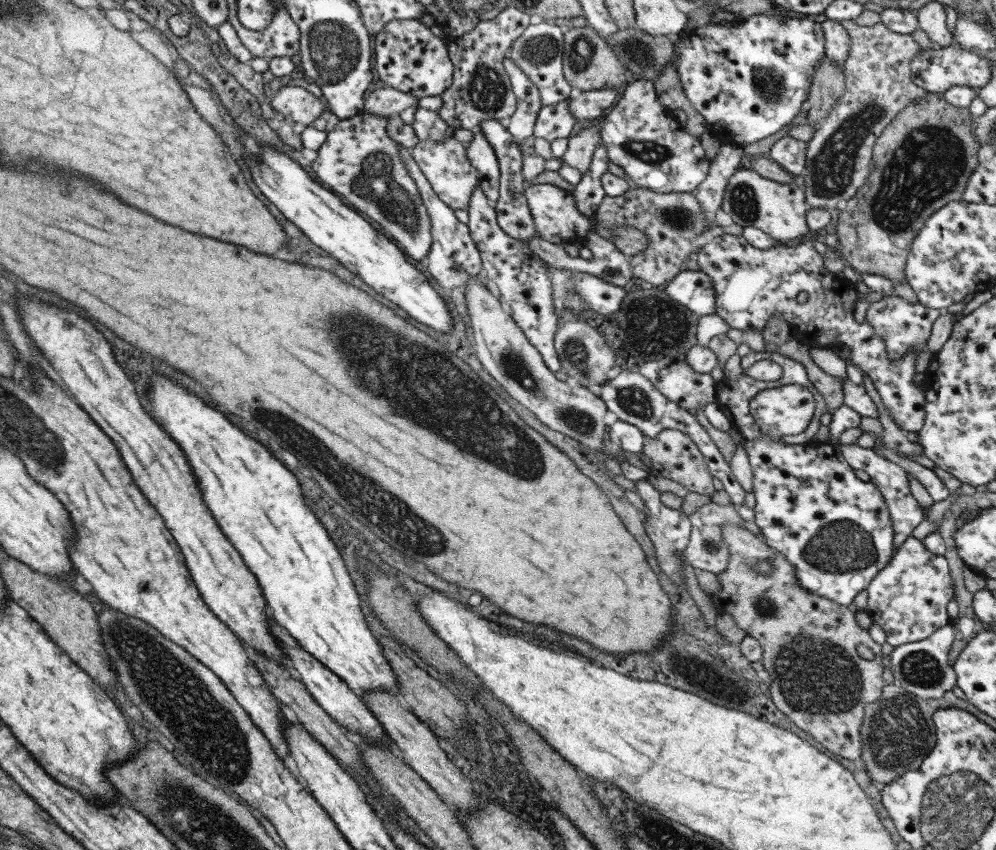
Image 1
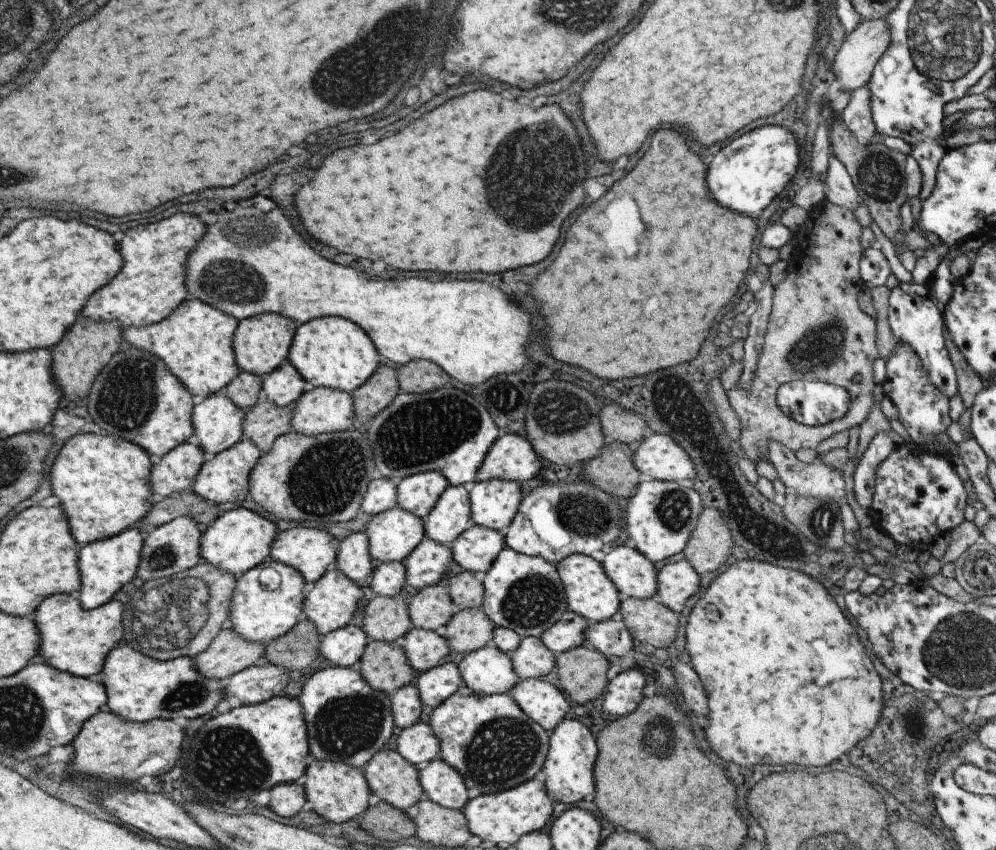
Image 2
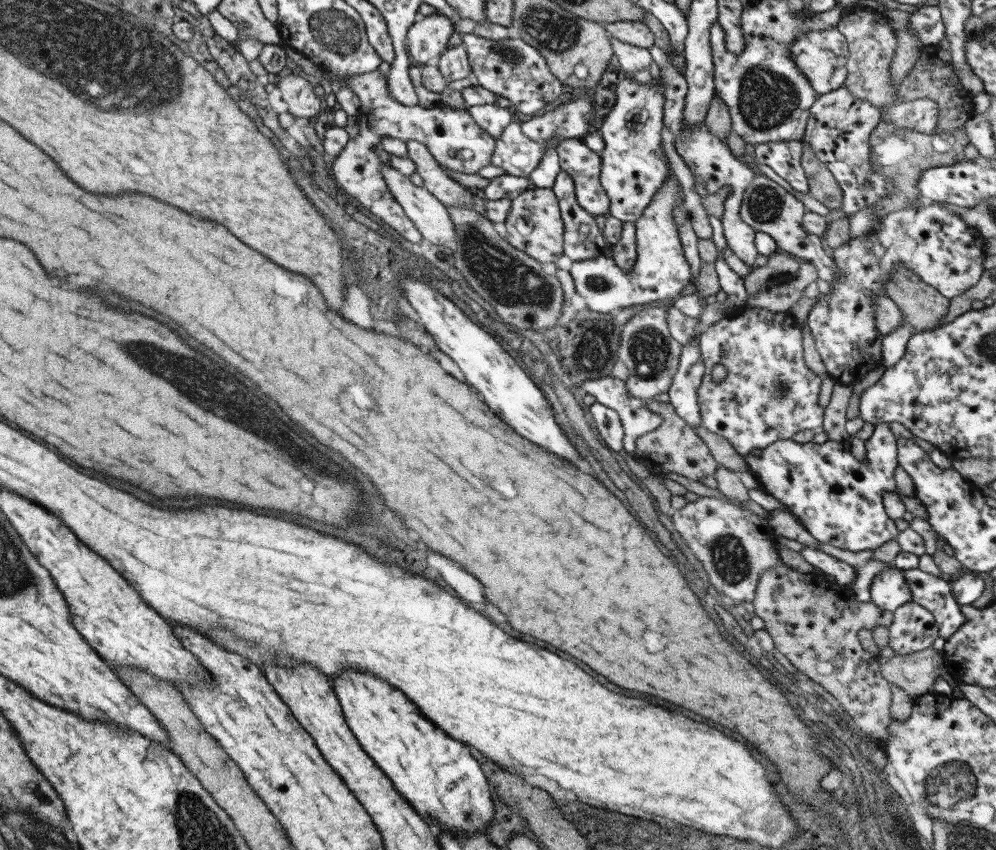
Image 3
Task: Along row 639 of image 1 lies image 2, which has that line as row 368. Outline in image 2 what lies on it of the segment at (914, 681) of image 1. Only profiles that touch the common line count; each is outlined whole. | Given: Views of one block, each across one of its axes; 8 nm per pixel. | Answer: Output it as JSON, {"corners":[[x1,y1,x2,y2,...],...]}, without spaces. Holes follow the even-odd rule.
{"corners":[[897,283,888,296,887,324,893,338,907,342,911,350,919,356,919,362,923,366,923,372,927,374,927,380,943,392,948,399,958,394,956,390,956,378,953,365,947,356,945,342,943,342,944,324,941,319,942,312,935,308,935,304,929,300,927,285,911,283]]}

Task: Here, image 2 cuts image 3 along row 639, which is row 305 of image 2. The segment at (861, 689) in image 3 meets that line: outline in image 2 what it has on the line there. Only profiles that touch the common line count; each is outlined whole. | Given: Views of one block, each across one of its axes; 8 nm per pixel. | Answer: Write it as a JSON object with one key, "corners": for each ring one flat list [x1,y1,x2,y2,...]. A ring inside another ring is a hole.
{"corners":[[827,200,816,204,814,210,810,211,808,220,804,227,797,233,798,241,794,254,788,261,784,280,781,280,772,288,772,305,769,312,769,322,763,336,763,348,757,358,755,366,755,378,751,380,747,390,741,390,734,386,726,392,729,406,733,408,739,424,741,435,739,446,745,457,756,463,759,460,767,461,769,440,775,440,795,452,798,448,817,448,817,444,829,438,835,432,849,430,858,426,865,420,873,407,873,370,871,364,879,356,876,346,876,324,873,318,861,311,857,306,855,295,863,287,860,280,858,262,862,256,861,248,861,226,854,214,837,206],[853,376,861,376,858,382,853,381],[806,380,807,382,827,382,841,386,849,394,849,407,843,418,818,426,808,426,795,422,794,419,785,416,775,402,777,388,785,382]]}

